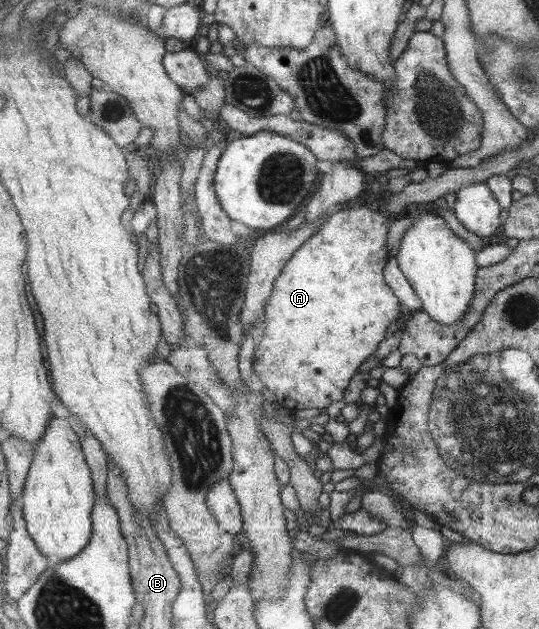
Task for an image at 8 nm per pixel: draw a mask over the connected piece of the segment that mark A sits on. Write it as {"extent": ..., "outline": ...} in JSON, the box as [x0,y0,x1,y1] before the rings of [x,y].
{"extent":[253,206,402,412],"outline":[[[360,206],[355,209],[342,209],[331,215],[319,230],[310,238],[300,250],[298,254],[293,256],[288,264],[285,266],[286,270],[278,277],[273,290],[273,296],[267,302],[264,314],[264,335],[262,340],[256,347],[255,356],[253,357],[253,372],[256,383],[261,386],[268,387],[276,396],[277,401],[289,409],[291,412],[294,410],[306,410],[306,408],[325,409],[332,406],[334,402],[343,400],[346,394],[346,388],[350,386],[352,378],[355,378],[356,370],[373,356],[389,335],[388,328],[398,322],[399,317],[402,316],[402,303],[401,299],[394,294],[392,287],[386,284],[384,280],[385,268],[388,262],[388,232],[392,228],[392,220],[388,214],[380,214],[374,212],[368,206]]]}

